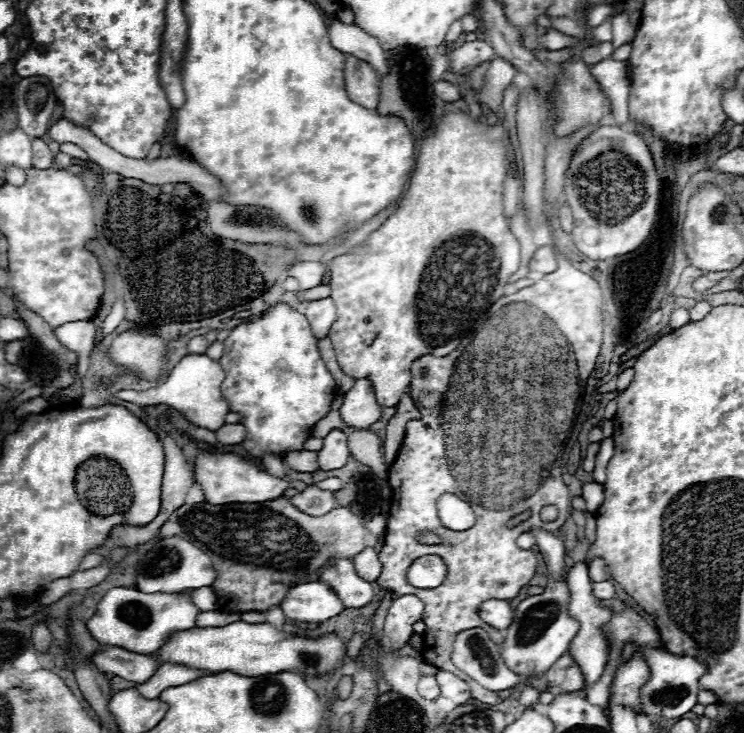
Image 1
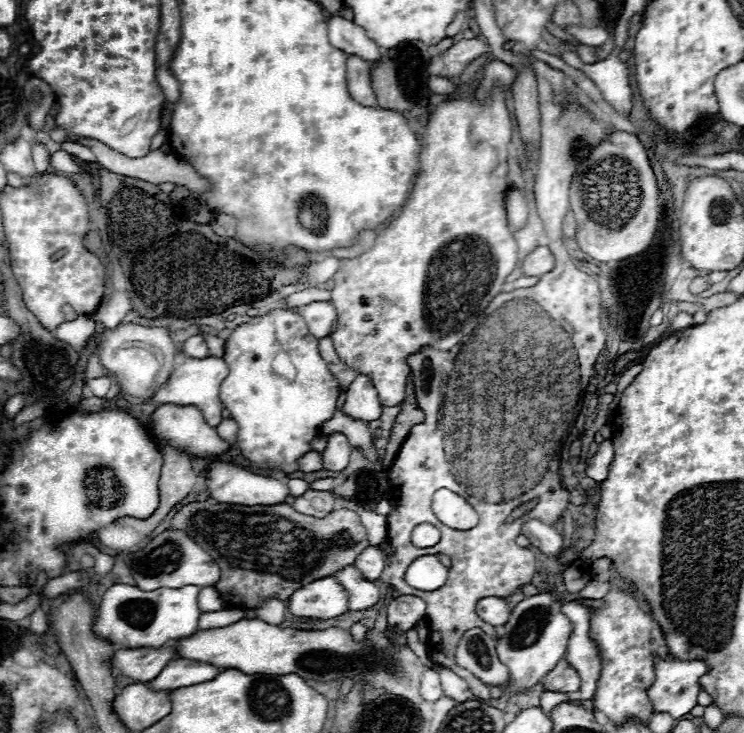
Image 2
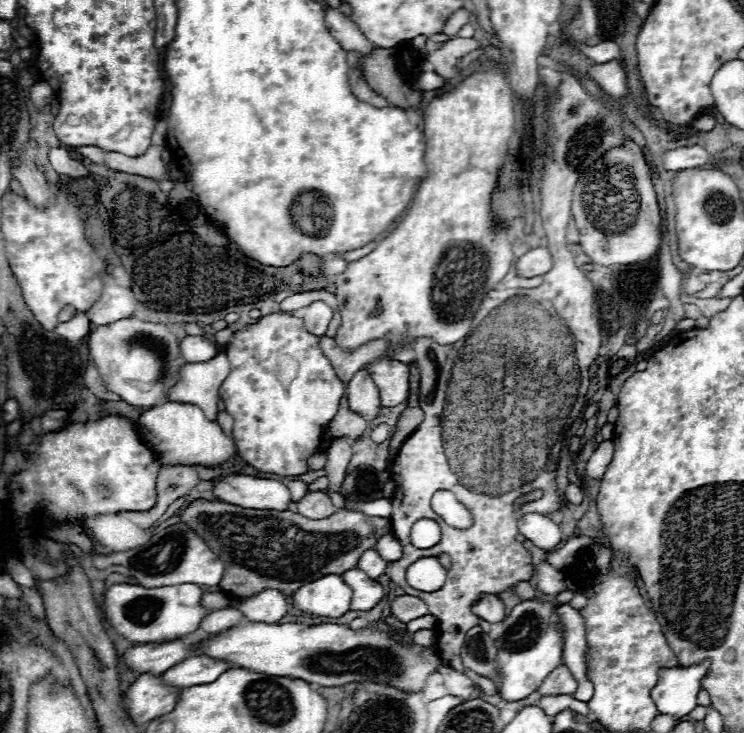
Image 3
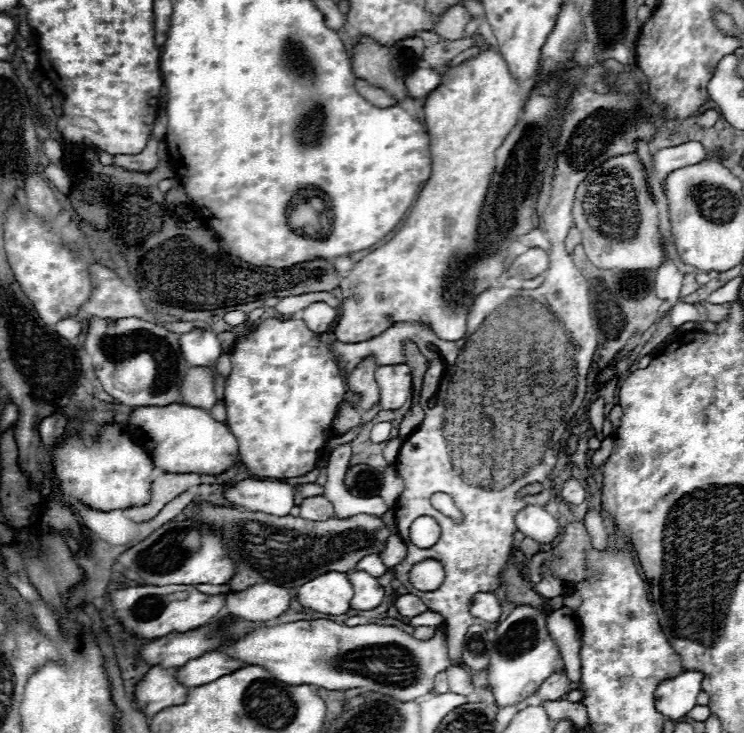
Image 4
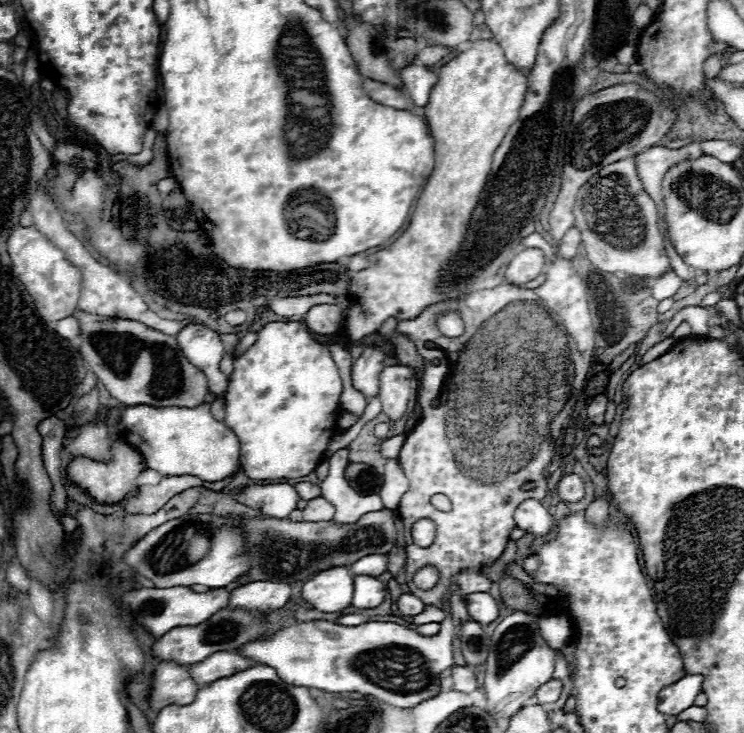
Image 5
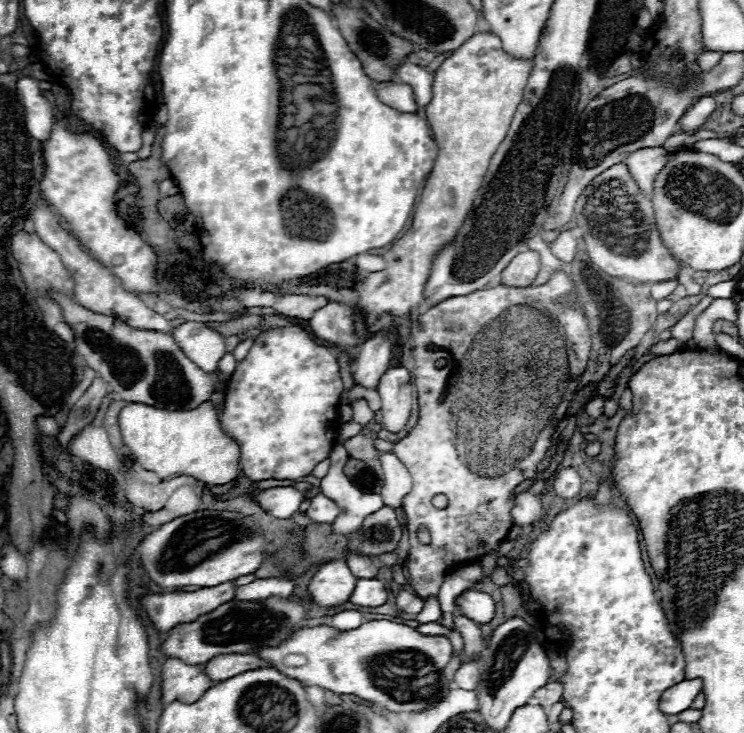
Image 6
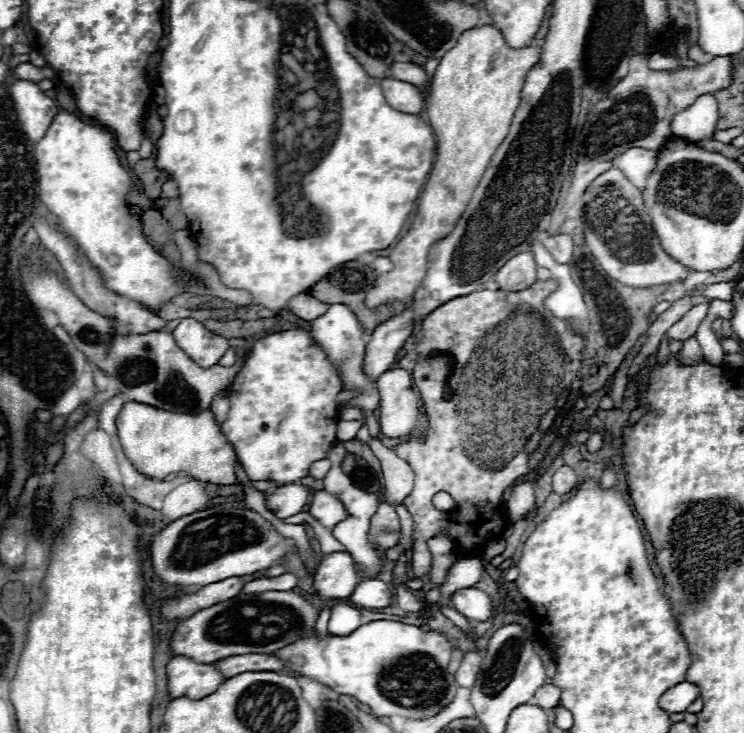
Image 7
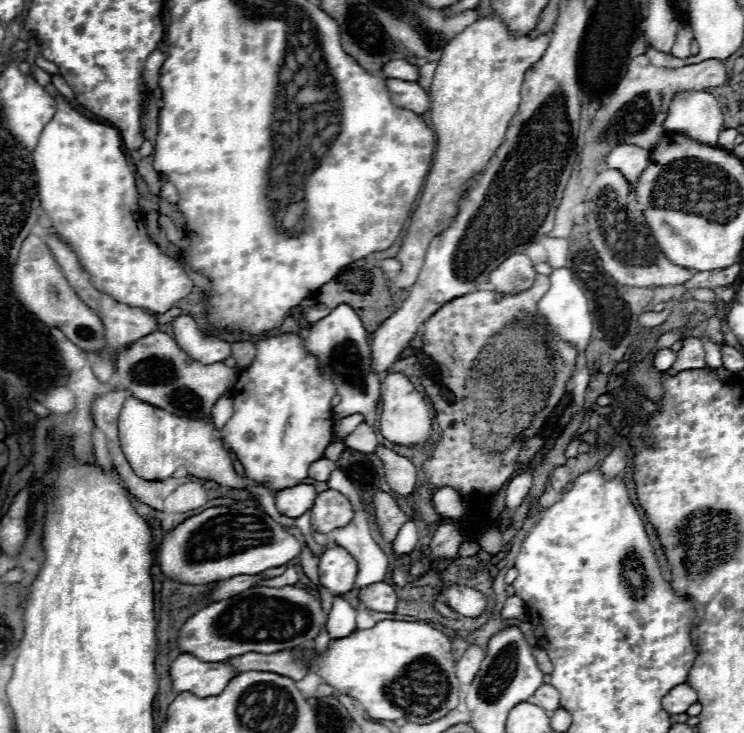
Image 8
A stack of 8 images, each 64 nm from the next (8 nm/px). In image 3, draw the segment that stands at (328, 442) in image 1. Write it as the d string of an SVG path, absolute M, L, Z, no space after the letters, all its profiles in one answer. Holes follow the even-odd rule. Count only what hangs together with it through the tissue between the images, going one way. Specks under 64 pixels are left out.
M334 438L330 448L326 450L326 466L324 470L328 472L328 480L332 482L332 486L340 486L344 482L344 472L348 468L350 456L352 456L352 446L348 438Z

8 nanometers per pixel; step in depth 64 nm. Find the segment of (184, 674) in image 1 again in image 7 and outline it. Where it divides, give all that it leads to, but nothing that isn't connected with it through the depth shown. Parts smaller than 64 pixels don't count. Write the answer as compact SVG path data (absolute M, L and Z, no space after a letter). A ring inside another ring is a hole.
M240 654L240 656L228 656L228 658L218 660L216 668L224 678L232 678L232 676L248 672L248 670L282 672L284 664L276 656L268 656L268 654Z

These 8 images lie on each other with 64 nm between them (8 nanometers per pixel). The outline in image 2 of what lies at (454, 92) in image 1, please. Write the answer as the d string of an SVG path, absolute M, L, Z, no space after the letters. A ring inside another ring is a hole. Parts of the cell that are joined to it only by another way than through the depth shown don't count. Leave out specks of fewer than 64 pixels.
M430 76L428 78L428 88L434 92L434 94L454 94L456 92L456 86L448 80L448 78L438 78L438 76Z

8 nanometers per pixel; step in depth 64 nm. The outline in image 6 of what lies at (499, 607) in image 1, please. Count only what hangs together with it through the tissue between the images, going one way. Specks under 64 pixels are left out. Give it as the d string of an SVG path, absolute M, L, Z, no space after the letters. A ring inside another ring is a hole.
M466 590L456 598L456 606L460 606L462 614L478 624L488 624L496 614L496 604L490 594L480 590Z

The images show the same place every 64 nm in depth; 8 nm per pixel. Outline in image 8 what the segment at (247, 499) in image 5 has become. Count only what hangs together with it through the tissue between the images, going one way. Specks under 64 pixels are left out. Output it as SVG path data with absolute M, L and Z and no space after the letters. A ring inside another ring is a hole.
M298 484L298 486L278 490L276 492L276 508L282 516L298 518L314 506L316 494L318 492L314 490L314 486L308 486L308 484Z

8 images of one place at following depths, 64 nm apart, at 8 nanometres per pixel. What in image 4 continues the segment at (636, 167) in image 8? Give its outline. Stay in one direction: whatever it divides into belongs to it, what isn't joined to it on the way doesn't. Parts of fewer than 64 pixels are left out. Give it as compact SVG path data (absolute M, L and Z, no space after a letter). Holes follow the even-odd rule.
M686 142L680 146L672 146L672 148L664 148L660 152L656 152L652 156L652 170L648 170L648 186L654 194L654 200L658 204L660 210L660 232L664 236L668 254L674 258L674 262L684 268L684 264L678 260L676 250L672 246L672 236L670 236L670 224L668 224L668 204L662 192L662 180L666 178L666 174L670 174L672 170L678 170L682 166L692 166L706 160L706 150L702 148L700 142Z

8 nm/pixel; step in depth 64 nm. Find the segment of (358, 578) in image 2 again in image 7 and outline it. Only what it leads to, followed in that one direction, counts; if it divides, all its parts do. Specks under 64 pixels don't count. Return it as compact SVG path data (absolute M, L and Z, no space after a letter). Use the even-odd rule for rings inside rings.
M362 580L350 596L362 608L386 608L390 606L390 598L390 590L382 580Z

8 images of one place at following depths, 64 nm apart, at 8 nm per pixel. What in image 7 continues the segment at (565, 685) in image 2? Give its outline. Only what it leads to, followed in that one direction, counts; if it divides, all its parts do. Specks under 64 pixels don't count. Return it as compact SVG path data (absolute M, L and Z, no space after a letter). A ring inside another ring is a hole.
M546 684L546 686L542 686L540 690L536 690L534 700L536 700L536 704L542 706L544 710L550 710L550 708L554 708L554 706L560 704L560 688L554 686L554 684Z

